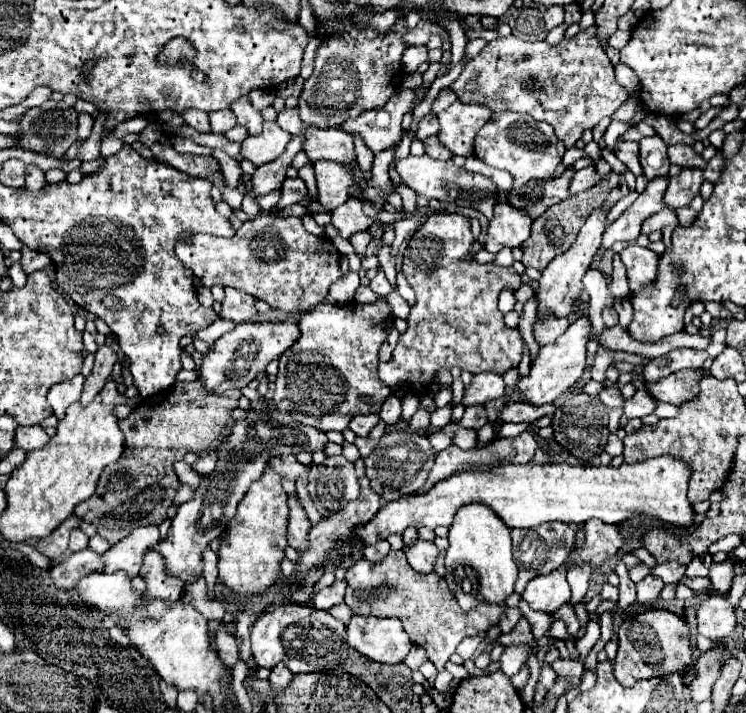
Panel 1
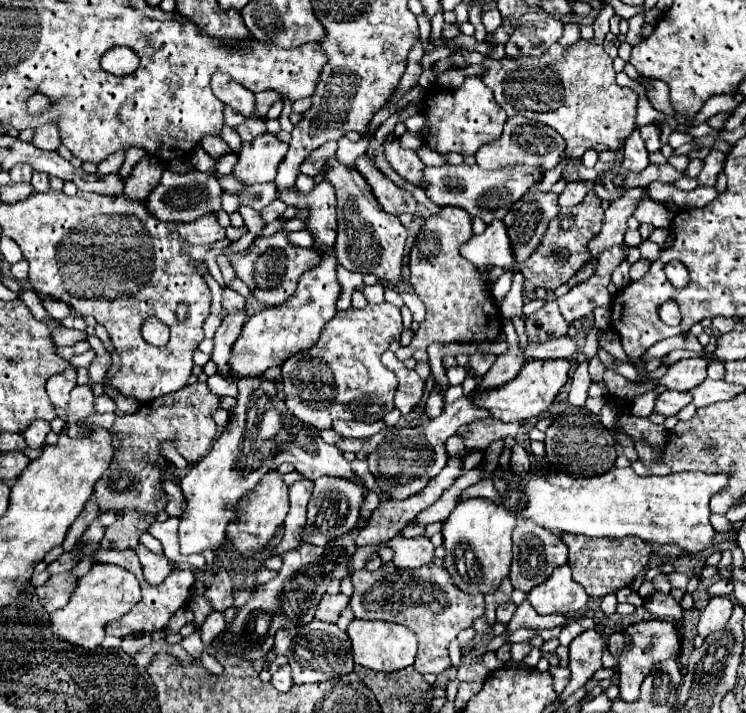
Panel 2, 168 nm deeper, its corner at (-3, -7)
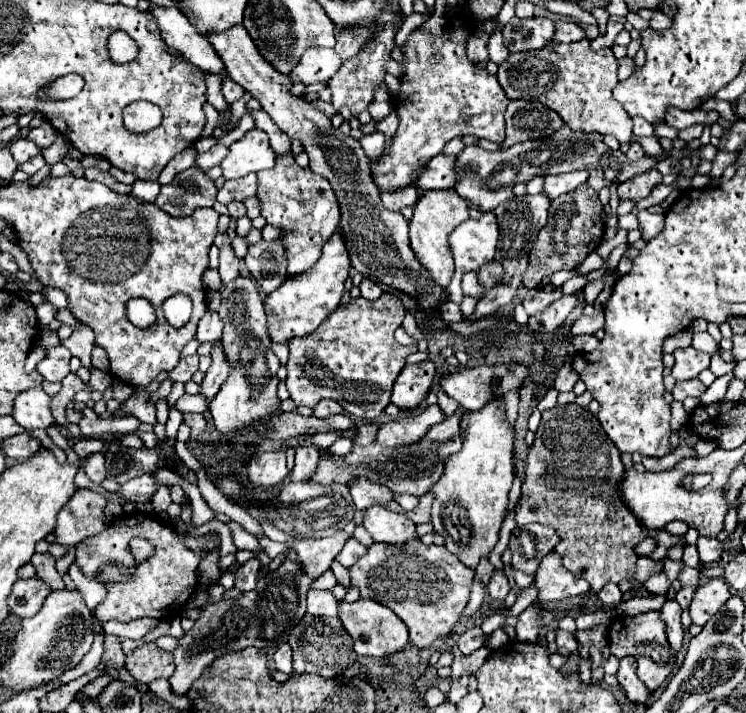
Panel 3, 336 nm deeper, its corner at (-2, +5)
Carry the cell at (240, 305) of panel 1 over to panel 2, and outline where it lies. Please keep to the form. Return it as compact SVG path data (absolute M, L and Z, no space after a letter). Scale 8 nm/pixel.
M234 312L234 314L228 314L220 328L216 330L216 336L214 336L214 350L210 354L210 360L216 364L216 370L222 378L230 380L234 374L232 374L232 368L228 364L228 358L230 358L230 352L232 352L232 346L234 342L238 340L240 332L242 332L242 326L246 322L246 314L244 312Z

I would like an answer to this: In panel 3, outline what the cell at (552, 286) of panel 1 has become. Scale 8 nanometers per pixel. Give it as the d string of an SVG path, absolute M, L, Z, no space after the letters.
M659 170L643 172L643 174L623 182L623 184L619 184L619 188L617 188L619 200L633 200L633 202L645 200L651 194L651 190L659 184L661 184L661 172Z

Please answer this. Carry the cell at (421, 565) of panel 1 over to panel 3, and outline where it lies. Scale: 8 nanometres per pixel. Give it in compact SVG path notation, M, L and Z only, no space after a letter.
M383 506L367 508L363 526L371 532L375 542L383 544L405 544L407 540L419 538L417 526L405 514L389 512Z

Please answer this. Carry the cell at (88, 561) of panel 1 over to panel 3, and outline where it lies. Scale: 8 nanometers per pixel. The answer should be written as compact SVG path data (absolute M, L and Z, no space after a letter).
M39 576L33 578L19 578L13 584L13 592L9 598L9 610L13 614L17 614L19 618L29 618L35 616L35 612L43 606L43 600L49 596L51 588L45 580L41 580Z

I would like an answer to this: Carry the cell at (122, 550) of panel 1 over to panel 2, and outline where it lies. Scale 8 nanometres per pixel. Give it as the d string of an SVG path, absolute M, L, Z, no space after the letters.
M94 564L88 574L84 574L82 578L78 578L76 588L70 596L70 602L52 612L50 614L50 626L52 626L52 634L72 646L80 646L86 652L92 652L100 646L100 642L104 640L106 632L104 632L104 624L112 622L116 618L120 618L122 614L126 614L128 610L134 608L134 604L138 604L142 598L140 594L140 584L136 580L134 574L130 574L128 570L114 566L114 564Z

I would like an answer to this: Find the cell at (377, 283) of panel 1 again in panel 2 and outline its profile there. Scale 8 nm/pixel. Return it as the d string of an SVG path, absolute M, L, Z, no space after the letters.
M374 284L374 286L366 286L362 290L364 298L368 300L368 304L382 304L384 302L384 286L382 284Z

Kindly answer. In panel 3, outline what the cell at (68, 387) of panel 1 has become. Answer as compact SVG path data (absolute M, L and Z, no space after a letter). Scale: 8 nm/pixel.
M65 346L47 348L47 356L43 362L37 364L37 370L41 376L45 376L45 380L61 382L71 372L69 360L71 360L71 352Z

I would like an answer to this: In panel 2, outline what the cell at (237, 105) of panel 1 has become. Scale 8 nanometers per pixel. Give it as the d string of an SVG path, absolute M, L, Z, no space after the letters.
M214 72L210 80L212 92L216 98L220 98L224 104L232 106L236 112L244 114L248 120L256 120L254 116L254 94L248 92L242 84L236 84L228 74Z

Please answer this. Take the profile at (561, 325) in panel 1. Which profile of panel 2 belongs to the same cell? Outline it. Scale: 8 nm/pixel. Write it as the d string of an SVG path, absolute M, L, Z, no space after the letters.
M554 300L546 302L540 310L526 318L528 342L548 342L568 332L568 322L562 318Z

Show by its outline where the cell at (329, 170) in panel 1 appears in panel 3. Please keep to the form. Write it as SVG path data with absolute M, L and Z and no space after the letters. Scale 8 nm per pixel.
M277 156L277 164L271 170L263 170L257 174L259 190L257 196L263 200L261 216L275 226L285 228L285 236L281 238L287 252L287 276L295 276L305 272L315 264L321 256L321 246L329 240L329 236L339 228L339 204L331 184L311 172L299 168L293 156Z

